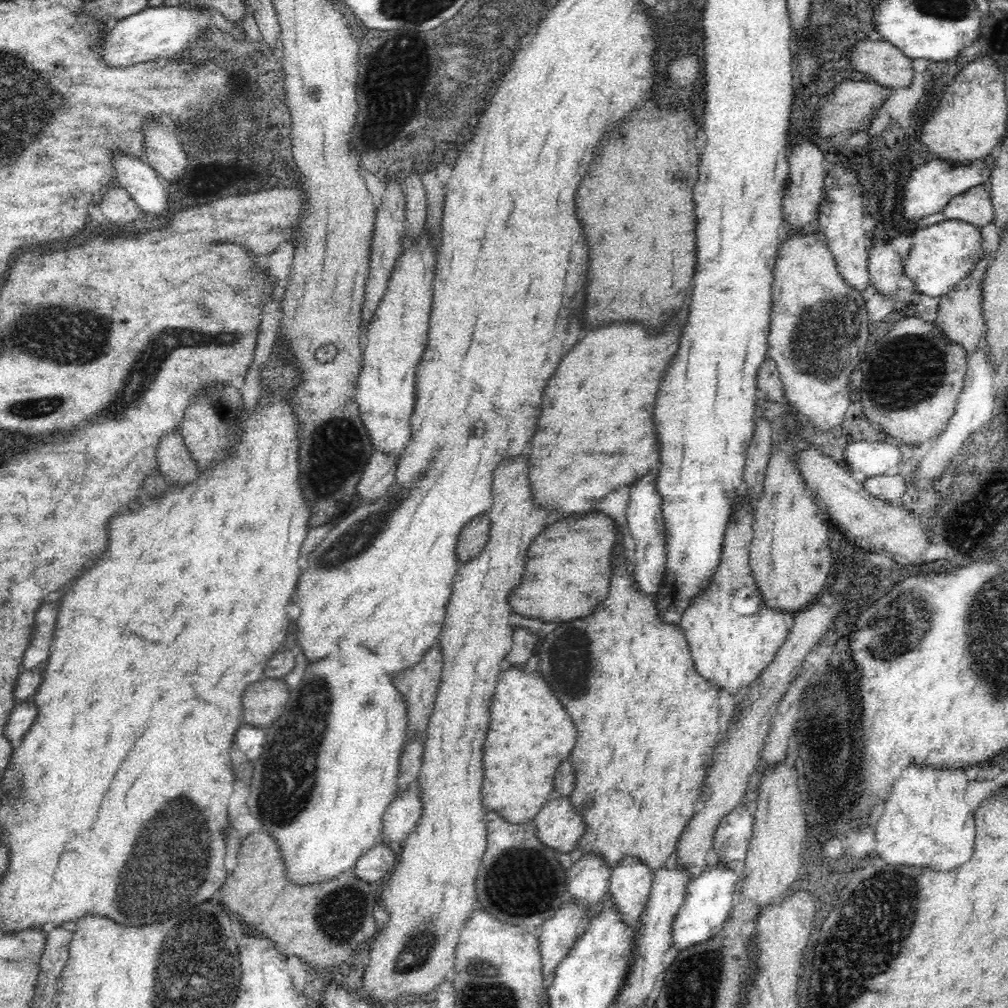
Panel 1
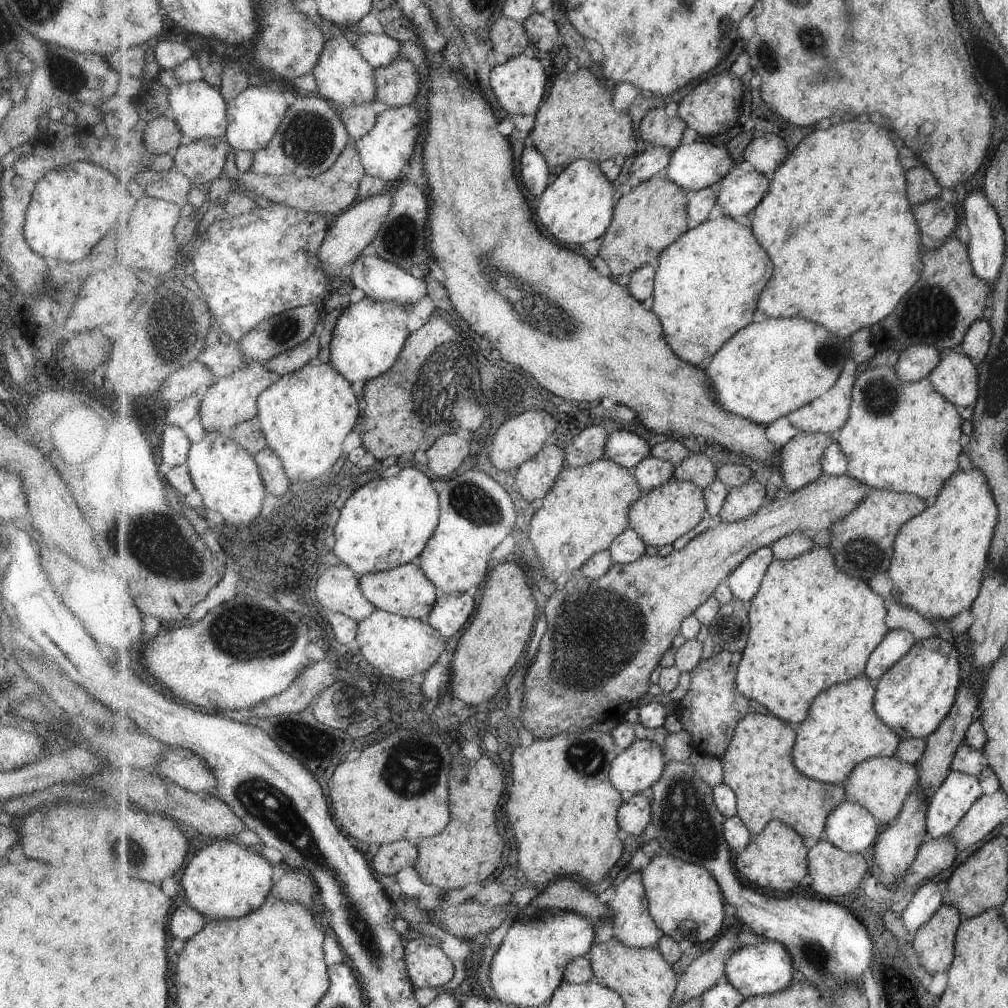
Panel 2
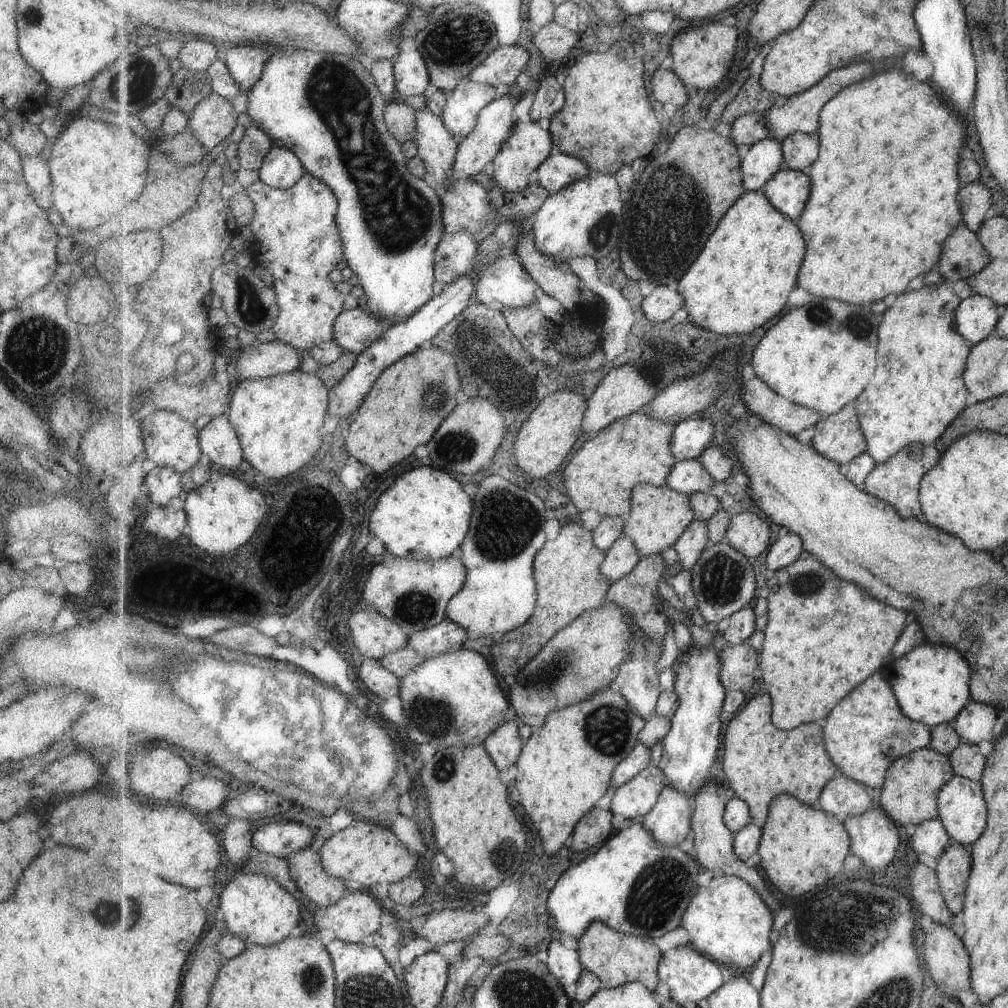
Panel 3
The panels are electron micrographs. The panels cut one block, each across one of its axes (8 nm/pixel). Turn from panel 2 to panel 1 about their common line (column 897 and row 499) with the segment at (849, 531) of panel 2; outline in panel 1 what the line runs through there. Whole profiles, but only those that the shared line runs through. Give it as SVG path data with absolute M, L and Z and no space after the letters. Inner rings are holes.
M520 452L518 456L504 456L498 462L498 466L494 469L493 476L493 501L488 511L491 527L489 532L489 540L482 552L475 556L472 560L466 561L458 569L457 575L453 582L453 595L450 597L445 612L445 621L441 628L439 643L444 655L444 664L442 669L442 678L440 688L435 700L434 712L432 713L429 725L425 729L426 734L426 752L422 759L421 770L417 780L421 782L421 787L425 788L424 812L413 831L406 836L406 840L398 852L398 862L393 866L394 872L392 876L384 882L383 891L381 893L381 902L383 908L389 913L388 924L377 931L374 938L371 939L371 951L369 952L369 964L363 972L362 990L364 996L369 996L372 1000L380 1003L394 1001L401 997L409 995L421 995L427 997L430 992L435 990L436 986L446 978L446 974L455 966L455 952L459 941L460 931L465 927L470 915L474 912L474 903L477 902L476 891L474 886L476 883L478 869L487 847L487 826L486 817L487 810L482 805L481 790L484 782L484 768L482 768L482 750L484 750L484 742L486 742L486 732L488 732L488 724L490 724L490 701L494 694L498 677L502 671L502 660L506 658L510 652L513 643L513 626L510 624L509 616L513 613L508 604L508 596L511 589L518 584L518 580L522 578L524 566L526 566L526 552L528 546L532 544L532 540L550 524L554 524L554 520L560 520L560 514L548 512L548 510L540 510L542 504L538 504L537 497L533 495L532 480L529 477L529 455L526 452Z

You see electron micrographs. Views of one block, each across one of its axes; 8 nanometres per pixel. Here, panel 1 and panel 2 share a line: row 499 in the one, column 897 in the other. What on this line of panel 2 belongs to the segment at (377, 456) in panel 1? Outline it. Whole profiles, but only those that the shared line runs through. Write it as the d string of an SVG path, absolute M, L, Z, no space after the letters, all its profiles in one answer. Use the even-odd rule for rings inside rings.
M933 344L911 346L899 353L897 376L903 382L917 382L930 376L942 361L939 358L941 350Z

